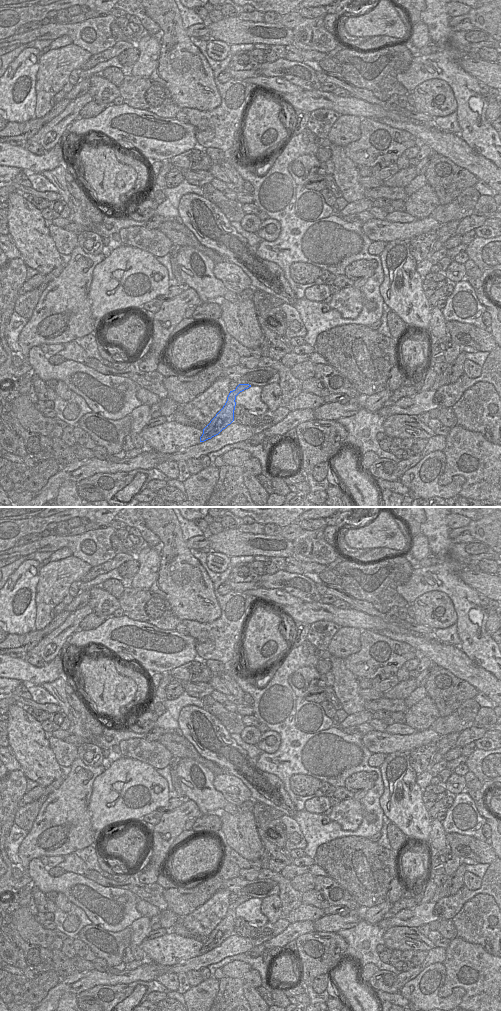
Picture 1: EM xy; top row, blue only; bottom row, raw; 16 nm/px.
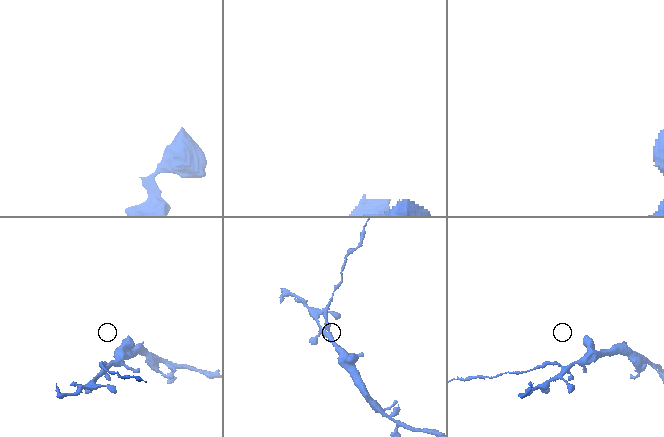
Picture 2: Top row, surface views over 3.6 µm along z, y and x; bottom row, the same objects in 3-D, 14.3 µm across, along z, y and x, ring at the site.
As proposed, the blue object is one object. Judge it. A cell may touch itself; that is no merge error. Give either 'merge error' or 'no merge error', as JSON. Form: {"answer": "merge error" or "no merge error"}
{"answer": "merge error"}

